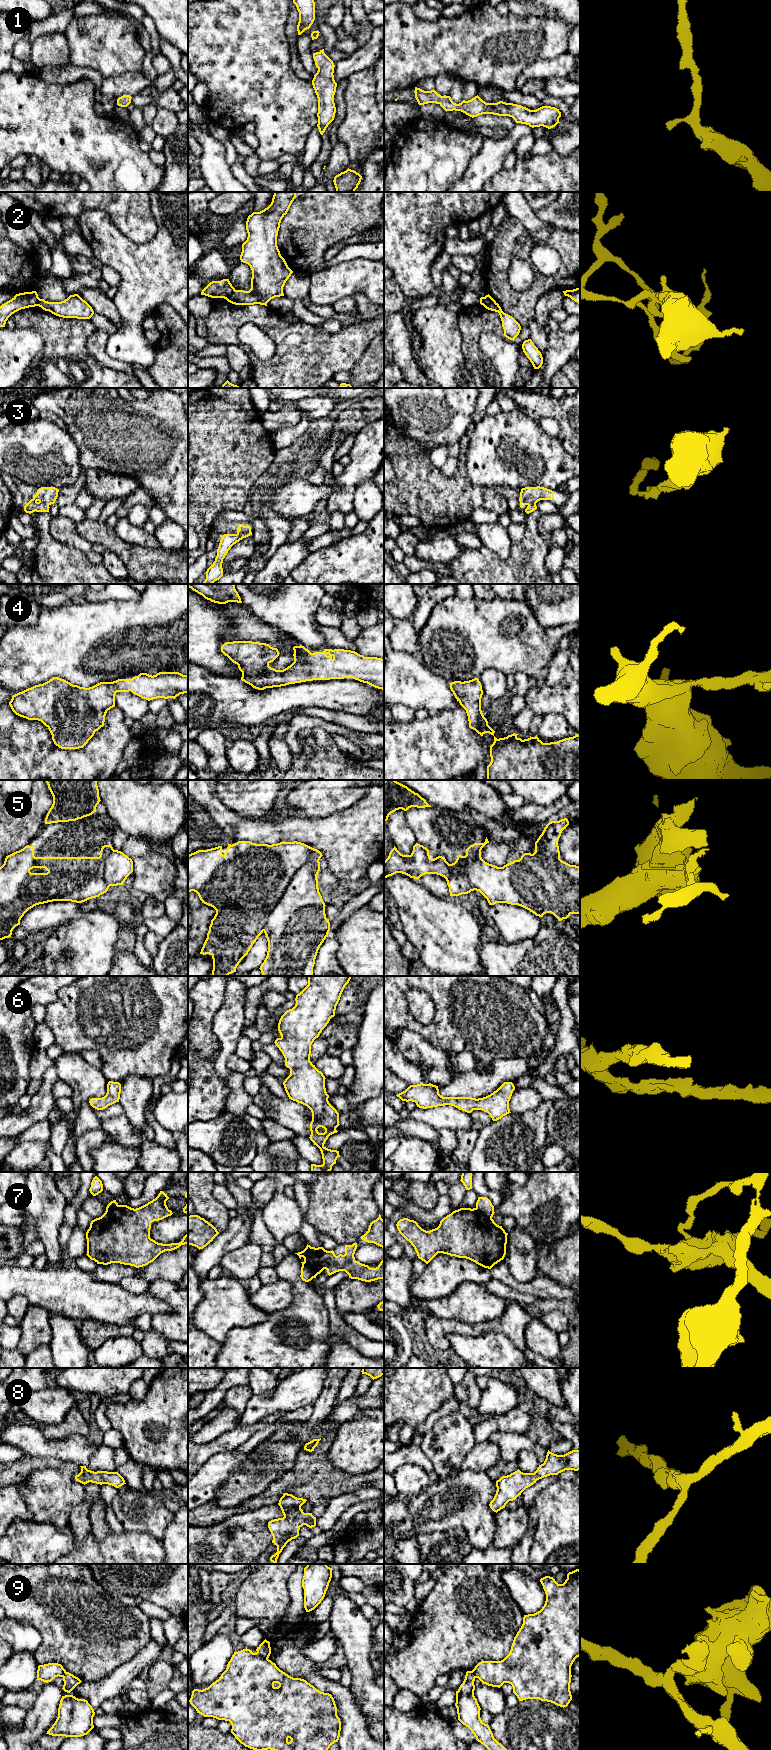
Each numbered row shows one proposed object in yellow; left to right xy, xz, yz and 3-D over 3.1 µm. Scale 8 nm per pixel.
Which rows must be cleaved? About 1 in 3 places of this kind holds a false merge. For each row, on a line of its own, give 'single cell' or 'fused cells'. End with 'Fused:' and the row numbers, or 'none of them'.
1: single cell
2: fused cells
3: fused cells
4: single cell
5: fused cells
6: single cell
7: fused cells
8: single cell
9: fused cells
Fused: 2, 3, 5, 7, 9

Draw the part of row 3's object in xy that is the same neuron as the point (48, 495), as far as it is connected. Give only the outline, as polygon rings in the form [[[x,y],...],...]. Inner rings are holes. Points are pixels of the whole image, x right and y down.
[[[41,487],[37,490],[37,494],[33,495],[35,501],[43,502],[47,505],[54,504],[58,497],[59,489],[55,487]]]

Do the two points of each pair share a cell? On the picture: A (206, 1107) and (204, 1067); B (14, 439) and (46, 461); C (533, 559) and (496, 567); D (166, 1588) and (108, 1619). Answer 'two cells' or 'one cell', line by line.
A: one cell
B: one cell
C: one cell
D: two cells

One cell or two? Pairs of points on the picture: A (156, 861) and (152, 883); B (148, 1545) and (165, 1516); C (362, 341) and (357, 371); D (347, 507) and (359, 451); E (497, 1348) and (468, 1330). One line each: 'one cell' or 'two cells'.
A: one cell
B: two cells
C: two cells
D: one cell
E: two cells

